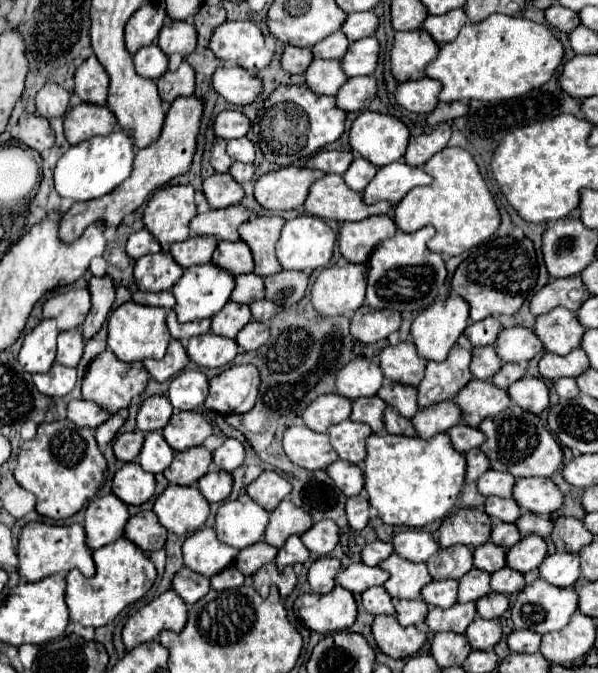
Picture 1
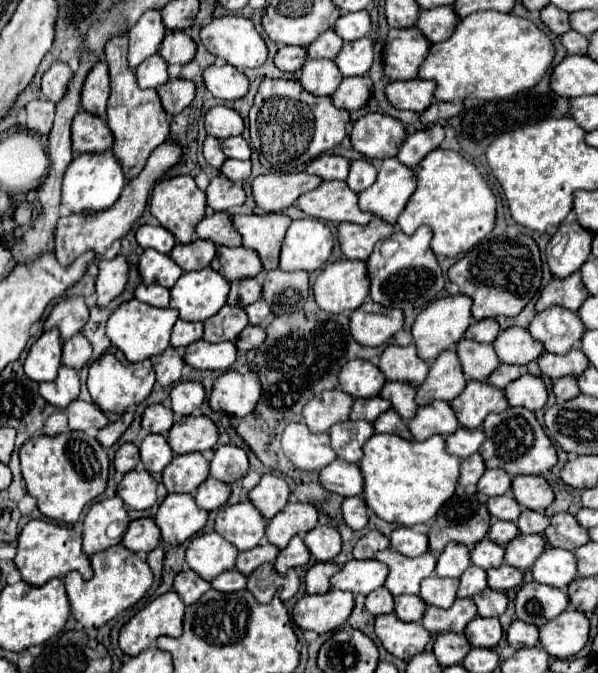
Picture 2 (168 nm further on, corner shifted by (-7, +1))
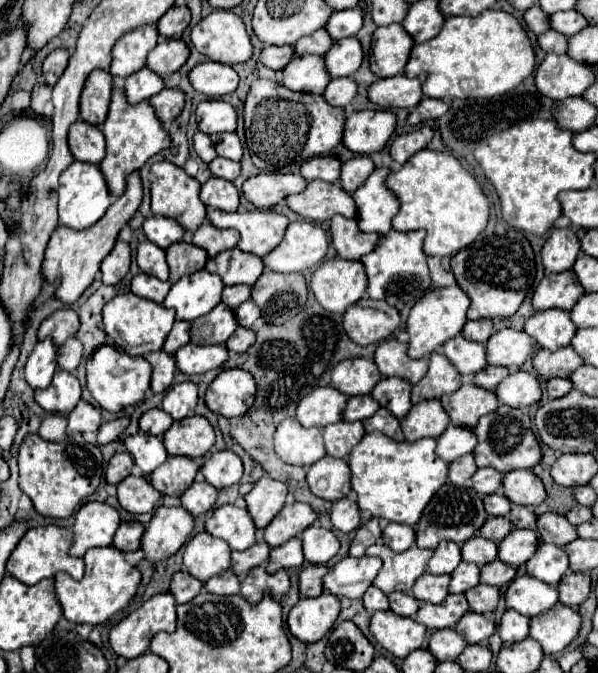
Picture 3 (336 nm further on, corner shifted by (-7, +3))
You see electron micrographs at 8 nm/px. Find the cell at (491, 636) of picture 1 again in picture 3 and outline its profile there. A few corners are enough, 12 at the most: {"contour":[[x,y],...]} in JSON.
{"contour":[[468,611],[456,625],[464,639],[490,639],[496,623]]}

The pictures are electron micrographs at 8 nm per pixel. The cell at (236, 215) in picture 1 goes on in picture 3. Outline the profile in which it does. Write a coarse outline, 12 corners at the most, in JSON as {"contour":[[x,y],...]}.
{"contour":[[204,221],[192,243],[210,257],[238,243],[234,229],[216,229]]}

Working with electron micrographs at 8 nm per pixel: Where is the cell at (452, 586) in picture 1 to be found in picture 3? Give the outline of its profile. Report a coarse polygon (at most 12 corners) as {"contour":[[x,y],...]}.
{"contour":[[424,573],[412,593],[418,601],[442,603],[450,575]]}

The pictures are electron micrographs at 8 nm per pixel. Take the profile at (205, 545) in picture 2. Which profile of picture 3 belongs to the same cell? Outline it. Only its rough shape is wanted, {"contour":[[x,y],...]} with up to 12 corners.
{"contour":[[202,531],[186,543],[184,567],[204,583],[230,569],[230,547]]}

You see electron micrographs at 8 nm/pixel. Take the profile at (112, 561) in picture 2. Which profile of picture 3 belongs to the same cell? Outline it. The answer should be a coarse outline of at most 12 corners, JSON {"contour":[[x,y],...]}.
{"contour":[[114,545],[88,549],[86,573],[56,573],[68,621],[100,625],[142,575]]}

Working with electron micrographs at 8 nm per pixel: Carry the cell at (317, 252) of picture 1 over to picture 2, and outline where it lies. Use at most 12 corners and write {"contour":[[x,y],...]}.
{"contour":[[310,217],[292,221],[278,269],[316,271],[332,233]]}

